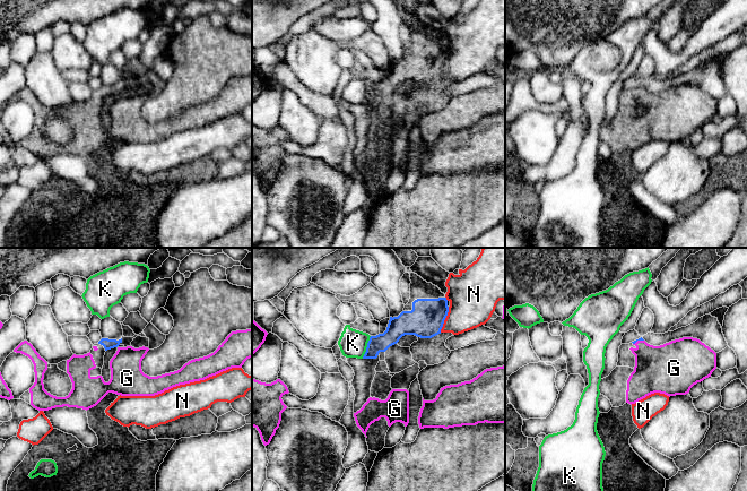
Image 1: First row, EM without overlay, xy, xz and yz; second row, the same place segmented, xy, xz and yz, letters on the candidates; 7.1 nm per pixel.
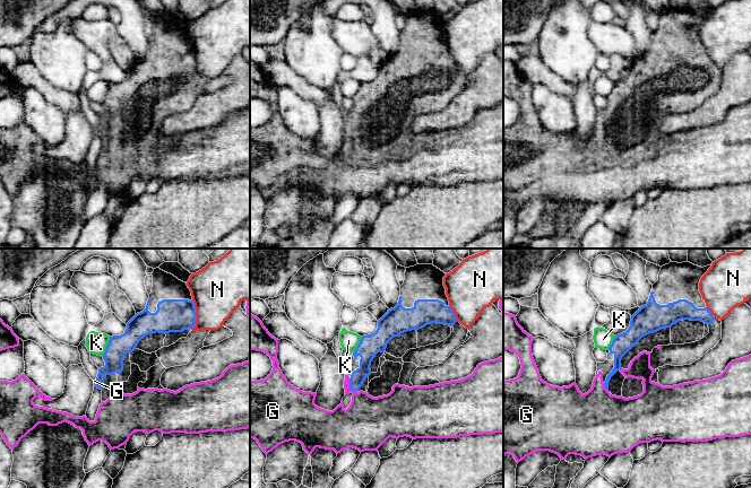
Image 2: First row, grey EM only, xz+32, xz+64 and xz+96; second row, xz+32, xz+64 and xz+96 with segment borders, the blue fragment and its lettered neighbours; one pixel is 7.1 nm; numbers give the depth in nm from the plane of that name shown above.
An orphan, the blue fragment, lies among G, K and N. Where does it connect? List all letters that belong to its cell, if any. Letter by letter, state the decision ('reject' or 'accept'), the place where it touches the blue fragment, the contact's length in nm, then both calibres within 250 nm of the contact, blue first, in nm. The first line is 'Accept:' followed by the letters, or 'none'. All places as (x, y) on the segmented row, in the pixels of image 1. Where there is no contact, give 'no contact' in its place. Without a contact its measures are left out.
Accept: G
G: accept; contact yz (637, 339); length 90 nm; calibres 20 and 320 nm
K: reject; contact xz (366, 347); length 170 nm; calibres 140 and 200 nm
N: reject; contact xz (444, 319); length 200 nm; calibres 240 and 340 nm

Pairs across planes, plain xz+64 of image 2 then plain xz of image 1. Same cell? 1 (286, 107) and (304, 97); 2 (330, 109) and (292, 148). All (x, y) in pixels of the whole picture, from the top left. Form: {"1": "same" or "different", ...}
{"1": "different", "2": "same"}

